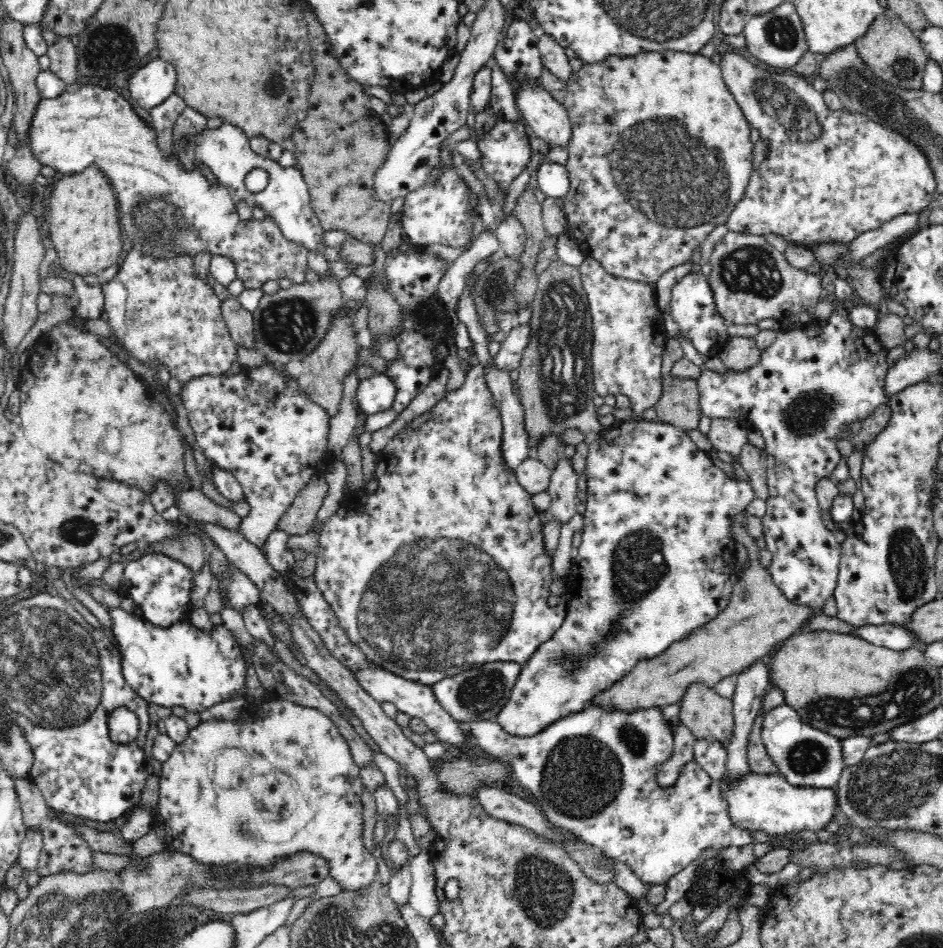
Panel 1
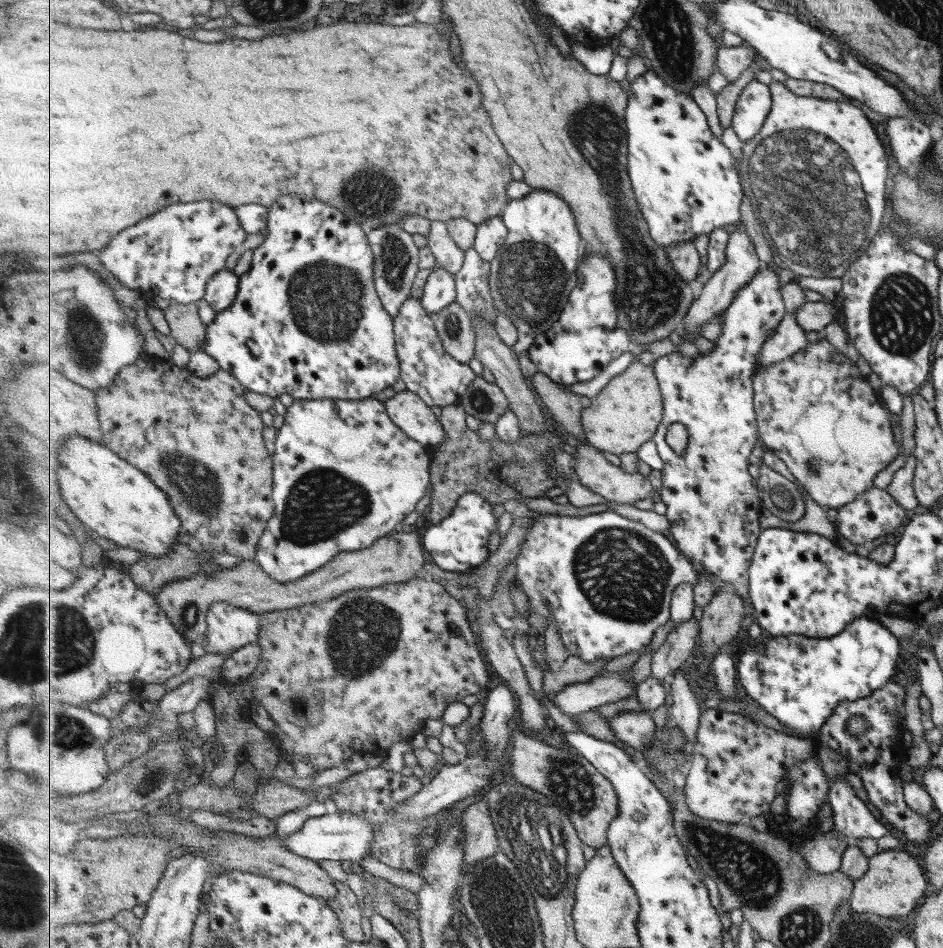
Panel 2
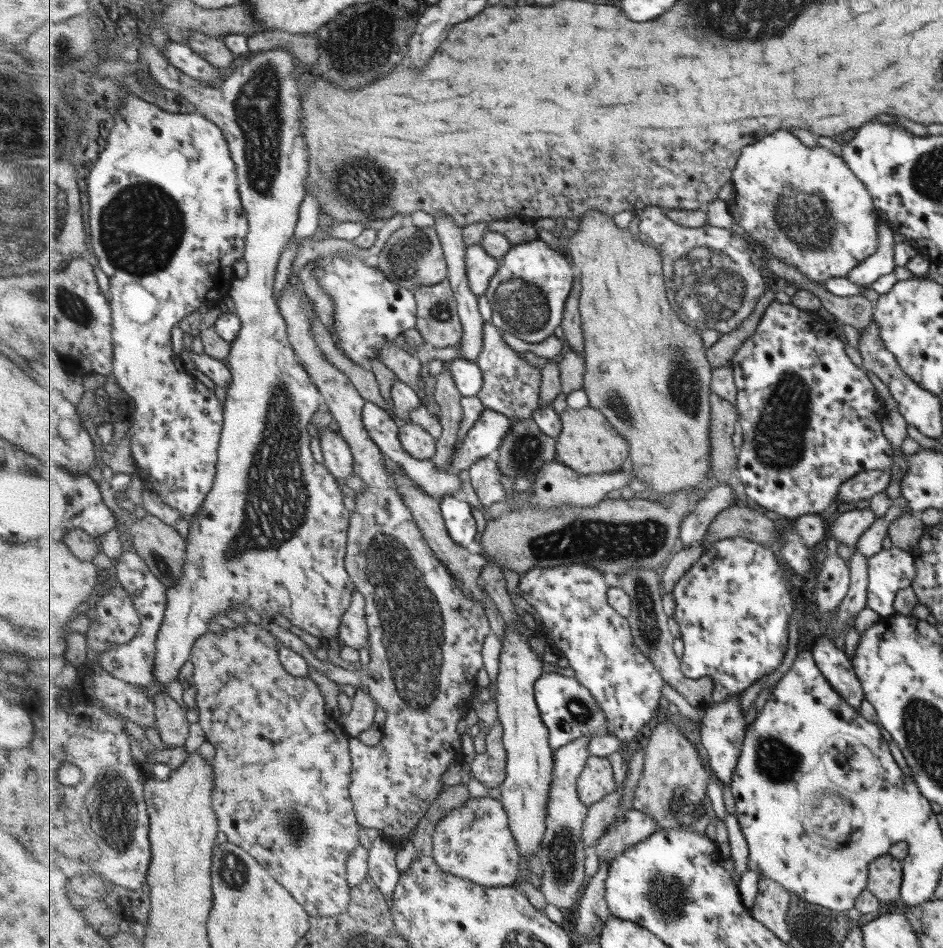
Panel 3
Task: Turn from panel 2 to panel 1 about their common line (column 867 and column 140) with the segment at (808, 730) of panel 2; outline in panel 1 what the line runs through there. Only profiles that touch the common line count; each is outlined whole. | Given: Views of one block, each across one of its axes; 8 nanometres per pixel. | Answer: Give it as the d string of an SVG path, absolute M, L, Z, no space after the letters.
M104 602L102 606L112 619L111 630L118 641L118 650L122 653L122 674L126 677L126 683L149 703L170 709L180 706L187 712L201 715L202 712L210 710L216 704L230 702L236 698L245 698L250 661L246 661L240 642L226 625L219 624L210 630L203 630L191 622L178 621L164 628L154 625L143 617L128 613L122 607L115 608Z

